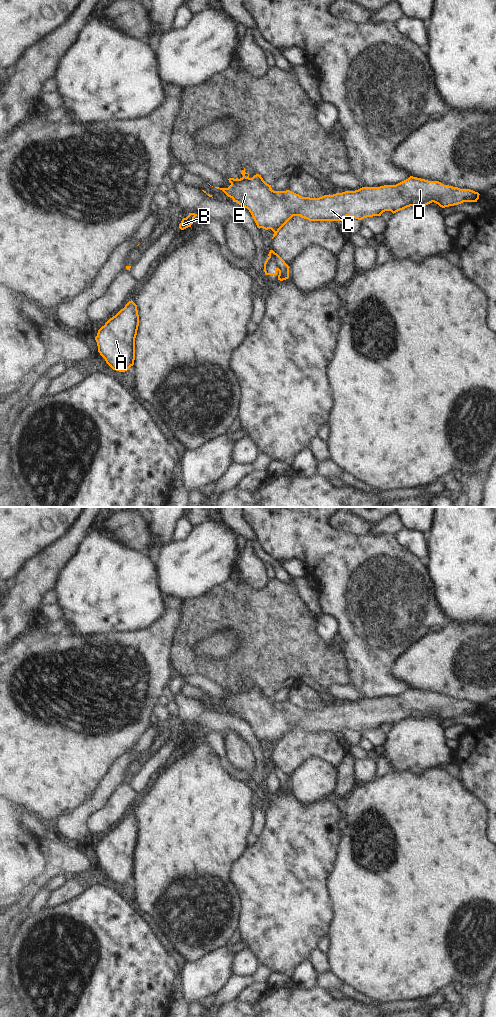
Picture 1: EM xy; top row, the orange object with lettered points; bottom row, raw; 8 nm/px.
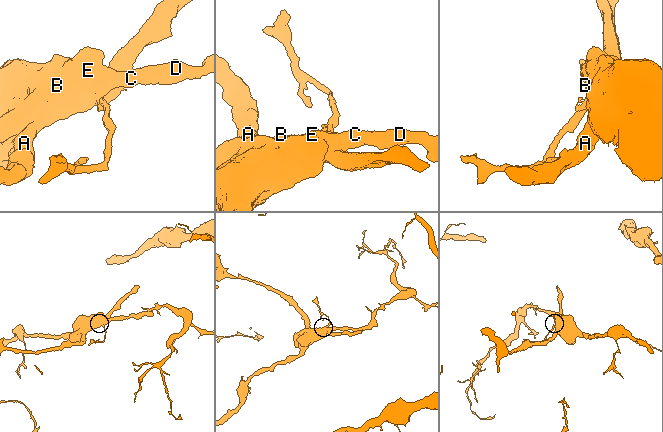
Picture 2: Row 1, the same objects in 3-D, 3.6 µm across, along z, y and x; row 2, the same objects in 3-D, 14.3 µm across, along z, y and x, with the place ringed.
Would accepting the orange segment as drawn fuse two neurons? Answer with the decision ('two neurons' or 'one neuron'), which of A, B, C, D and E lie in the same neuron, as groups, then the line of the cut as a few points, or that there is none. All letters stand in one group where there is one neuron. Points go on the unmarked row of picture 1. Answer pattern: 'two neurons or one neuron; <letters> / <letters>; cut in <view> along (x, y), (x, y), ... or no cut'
two neurons; A / B C D E; cut in xy along (269, 768), (278, 781)

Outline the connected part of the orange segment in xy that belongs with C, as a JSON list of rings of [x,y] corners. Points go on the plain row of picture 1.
[[[245,680],[241,683],[241,686],[243,687],[243,689],[240,691],[228,691],[231,695],[228,700],[215,700],[222,702],[228,709],[233,711],[233,714],[237,714],[239,717],[247,720],[259,741],[271,741],[274,744],[272,751],[293,728],[300,728],[309,733],[341,733],[346,728],[362,732],[367,729],[381,728],[381,726],[385,723],[391,723],[394,726],[410,718],[424,719],[432,714],[438,716],[442,720],[458,717],[463,714],[477,714],[480,707],[478,704],[470,701],[460,701],[458,699],[444,697],[439,693],[428,693],[425,691],[410,688],[408,691],[396,697],[362,699],[355,703],[345,703],[333,707],[324,707],[319,710],[310,710],[302,709],[299,706],[296,706],[290,702],[274,703],[271,700],[271,697],[267,696],[263,692],[261,687],[256,686],[252,690],[250,690],[249,686],[245,684]]]

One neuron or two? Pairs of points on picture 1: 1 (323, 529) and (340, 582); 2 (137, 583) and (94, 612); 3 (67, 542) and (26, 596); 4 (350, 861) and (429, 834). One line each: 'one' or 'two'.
1: one
2: one
3: one
4: one

